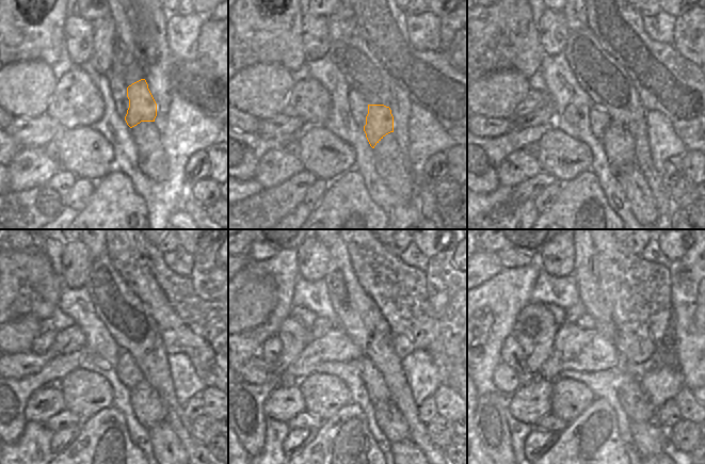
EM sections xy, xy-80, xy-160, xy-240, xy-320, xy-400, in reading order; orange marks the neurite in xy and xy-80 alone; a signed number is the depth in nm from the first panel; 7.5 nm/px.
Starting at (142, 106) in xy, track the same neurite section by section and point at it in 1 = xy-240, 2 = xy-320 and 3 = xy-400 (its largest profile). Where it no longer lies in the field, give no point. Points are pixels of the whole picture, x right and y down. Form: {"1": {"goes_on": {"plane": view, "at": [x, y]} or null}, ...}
{"1": {"goes_on": {"plane": "xy-240", "at": [147, 406]}}, "2": {"goes_on": {"plane": "xy-320", "at": [389, 419]}}, "3": {"goes_on": {"plane": "xy-400", "at": [649, 438]}}}

